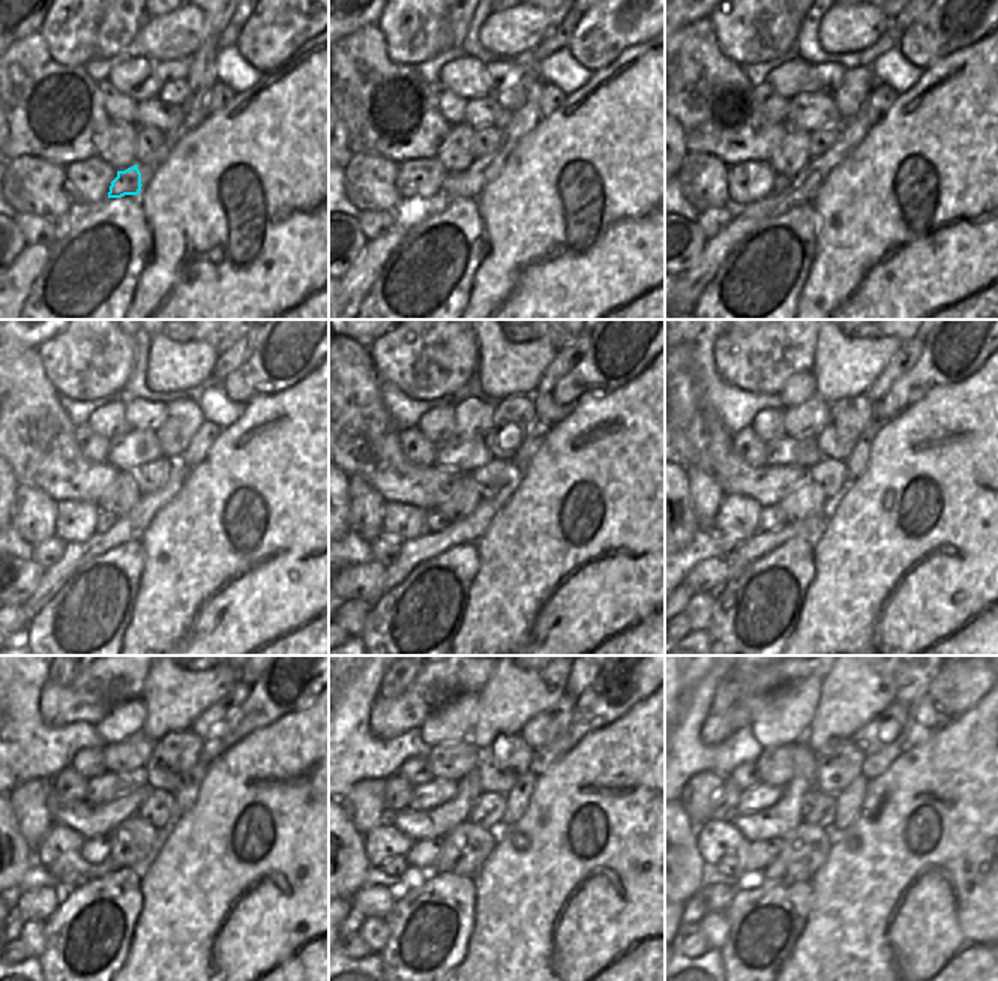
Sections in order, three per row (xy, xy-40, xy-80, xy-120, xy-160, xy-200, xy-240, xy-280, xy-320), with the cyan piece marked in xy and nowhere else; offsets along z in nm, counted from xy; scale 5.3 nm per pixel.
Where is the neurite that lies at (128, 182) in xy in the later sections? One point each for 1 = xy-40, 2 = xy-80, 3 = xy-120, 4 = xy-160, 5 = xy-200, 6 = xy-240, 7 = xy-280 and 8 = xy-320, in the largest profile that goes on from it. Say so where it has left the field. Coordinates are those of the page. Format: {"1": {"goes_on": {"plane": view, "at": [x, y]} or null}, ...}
{"1": {"goes_on": {"plane": "xy-40", "at": [449, 182]}}, "2": {"goes_on": {"plane": "xy-80", "at": [781, 182]}}, "3": {"goes_on": {"plane": "xy-120", "at": [104, 521]}}, "4": {"goes_on": {"plane": "xy-160", "at": [435, 521]}}, "5": {"goes_on": {"plane": "xy-200", "at": [772, 518]}}, "6": {"goes_on": {"plane": "xy-240", "at": [93, 855]}}, "7": {"goes_on": {"plane": "xy-280", "at": [422, 857]}}, "8": {"goes_on": {"plane": "xy-320", "at": [754, 857]}}}

